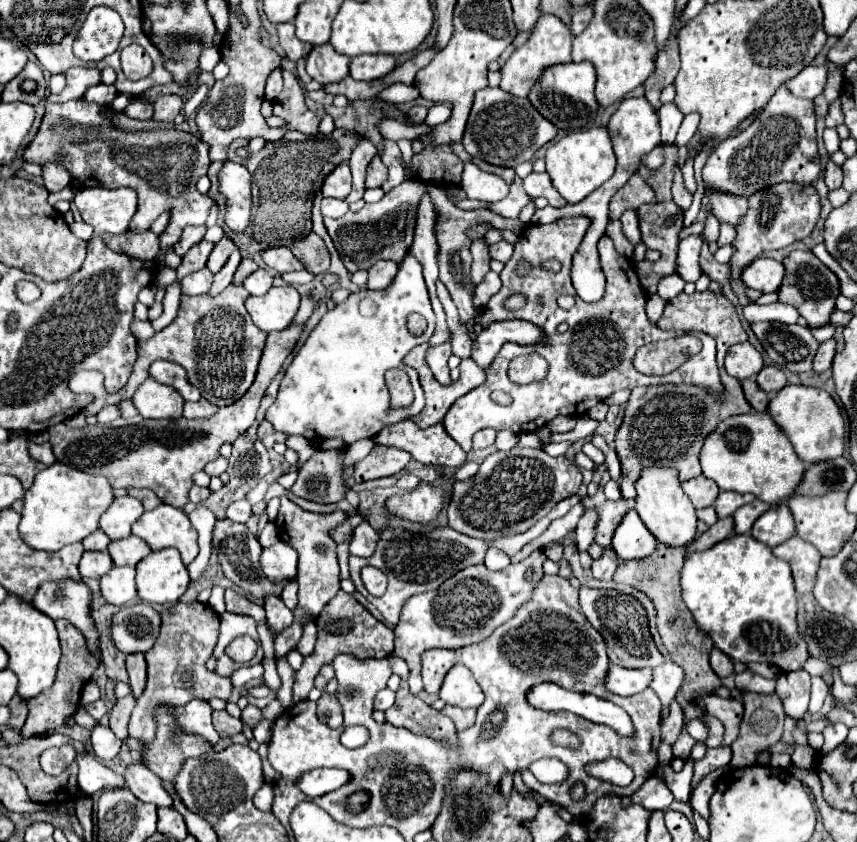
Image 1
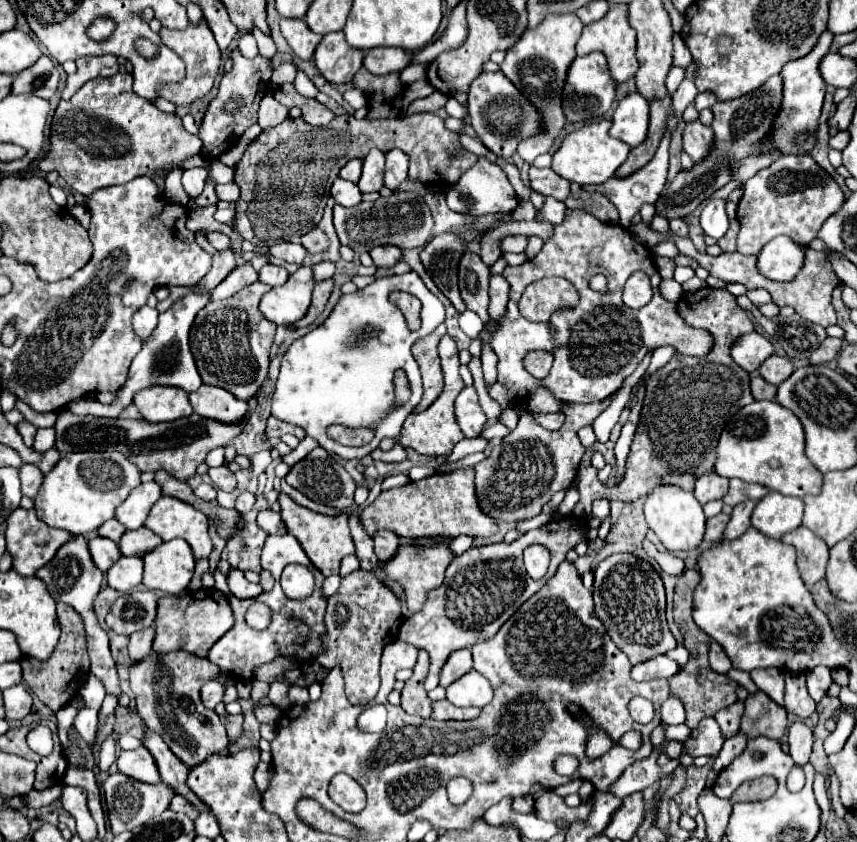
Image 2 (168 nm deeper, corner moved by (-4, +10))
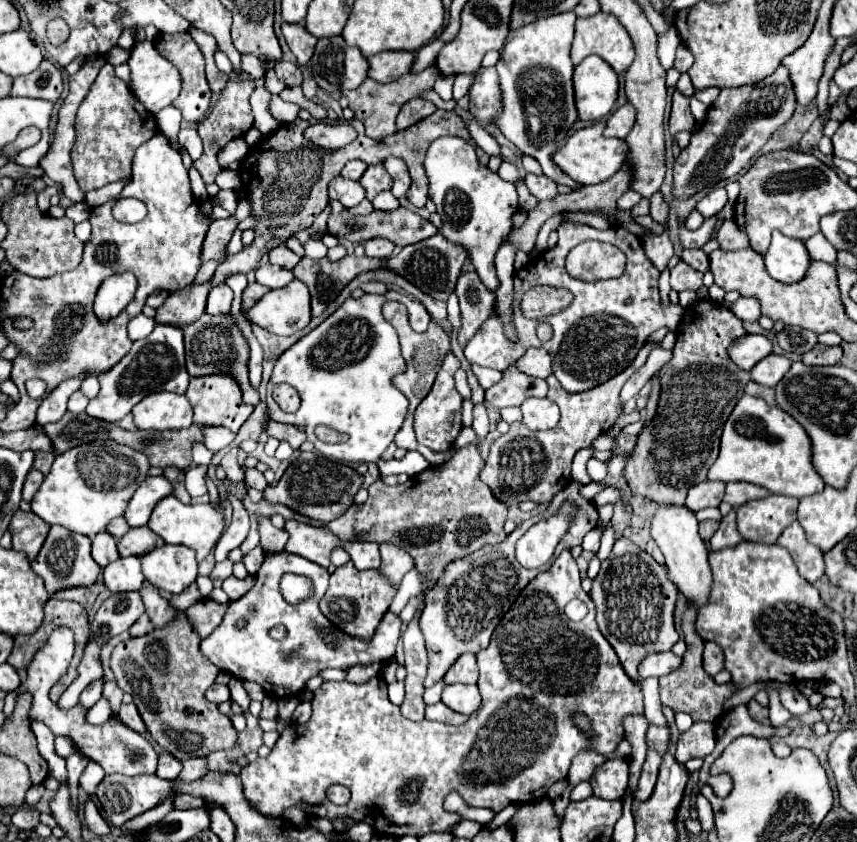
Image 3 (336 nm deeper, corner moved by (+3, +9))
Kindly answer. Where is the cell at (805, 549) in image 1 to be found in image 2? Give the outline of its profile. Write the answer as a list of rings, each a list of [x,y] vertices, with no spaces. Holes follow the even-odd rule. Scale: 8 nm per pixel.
[[[798,526],[796,530],[782,536],[782,542],[796,548],[798,570],[808,586],[816,584],[826,576],[828,546],[812,530],[808,530],[806,526]]]

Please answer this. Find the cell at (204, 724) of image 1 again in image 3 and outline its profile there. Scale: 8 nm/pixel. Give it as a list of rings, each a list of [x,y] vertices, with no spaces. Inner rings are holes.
[[[211,685],[209,689],[207,689],[207,699],[211,701],[211,703],[223,703],[223,701],[229,701],[231,697],[229,697],[229,687],[227,685]]]

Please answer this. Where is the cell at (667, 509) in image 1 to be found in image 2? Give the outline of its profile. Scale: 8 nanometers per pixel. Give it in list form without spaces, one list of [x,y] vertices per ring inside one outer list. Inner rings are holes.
[[[658,486],[658,490],[646,498],[644,514],[646,514],[648,526],[654,530],[654,534],[670,552],[694,550],[700,546],[704,536],[706,516],[692,492],[684,492],[678,486]]]

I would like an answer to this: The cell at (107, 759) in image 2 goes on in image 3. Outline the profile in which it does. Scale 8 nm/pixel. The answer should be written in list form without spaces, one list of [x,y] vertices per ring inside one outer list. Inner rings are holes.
[[[89,763],[87,769],[83,771],[79,783],[91,795],[91,793],[95,793],[95,787],[101,783],[103,777],[105,777],[105,771],[101,771],[101,767],[97,767],[97,763]]]

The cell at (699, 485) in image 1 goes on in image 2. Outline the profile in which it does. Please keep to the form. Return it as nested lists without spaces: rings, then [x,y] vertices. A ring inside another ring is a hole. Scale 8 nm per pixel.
[[[716,472],[704,474],[696,480],[694,494],[700,504],[706,504],[710,500],[720,500],[726,496],[726,492],[728,492],[728,478],[722,478]]]

